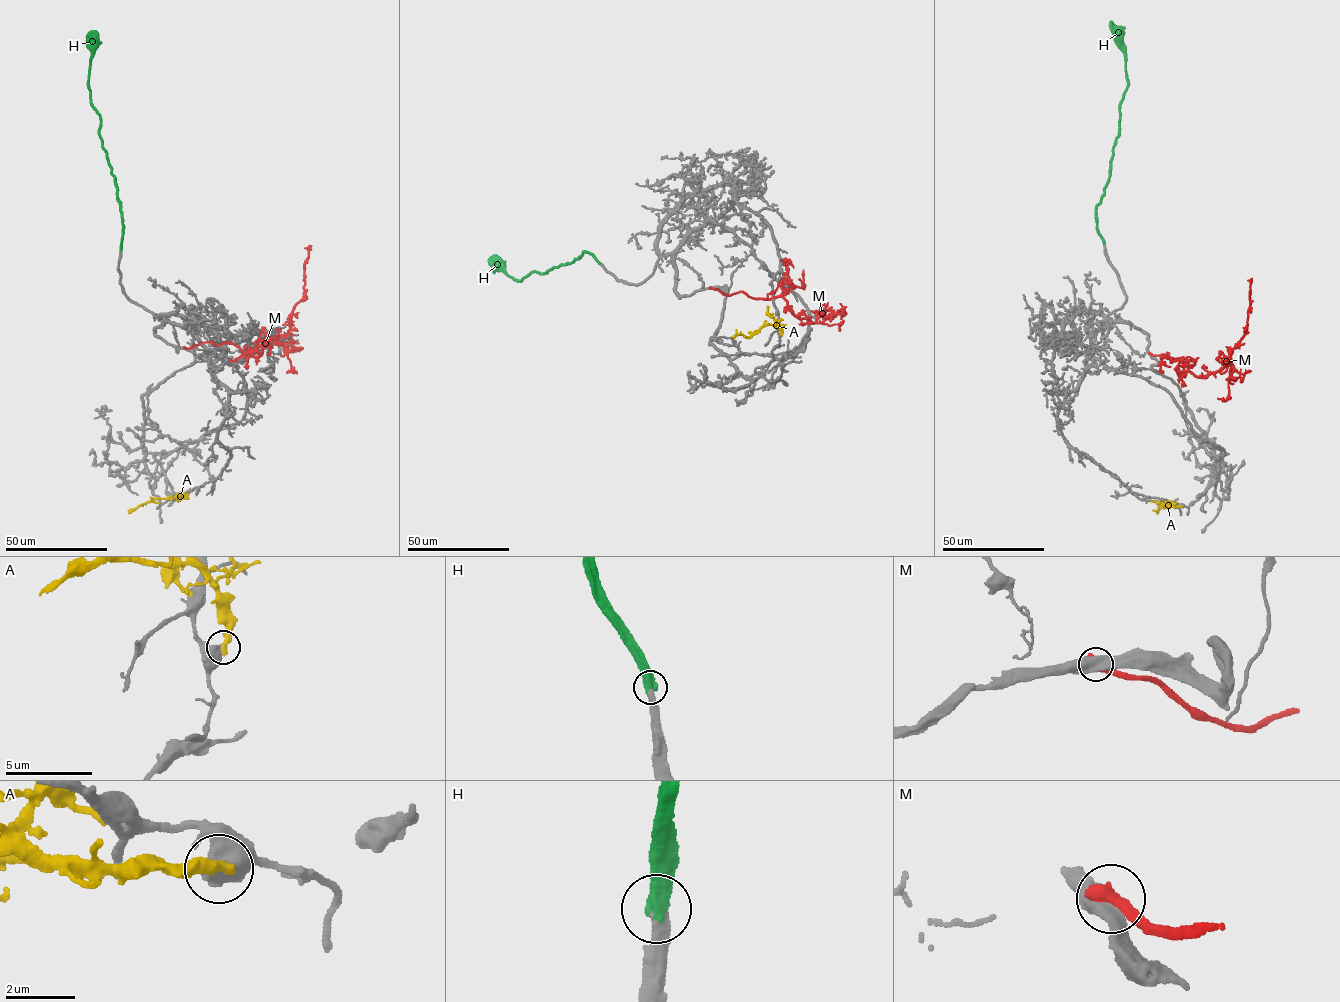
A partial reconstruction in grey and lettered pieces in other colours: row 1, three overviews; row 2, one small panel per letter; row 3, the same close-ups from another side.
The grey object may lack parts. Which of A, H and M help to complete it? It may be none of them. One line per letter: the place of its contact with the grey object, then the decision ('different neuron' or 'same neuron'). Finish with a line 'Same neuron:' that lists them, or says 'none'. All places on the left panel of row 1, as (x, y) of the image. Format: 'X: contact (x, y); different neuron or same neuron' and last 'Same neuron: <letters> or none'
A: contact (180, 497); different neuron
H: contact (120, 250); same neuron
M: contact (184, 347); different neuron
Same neuron: H

